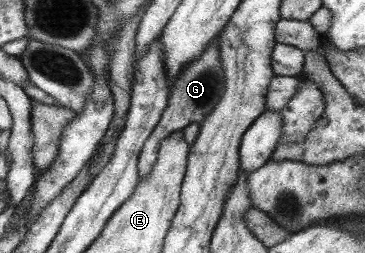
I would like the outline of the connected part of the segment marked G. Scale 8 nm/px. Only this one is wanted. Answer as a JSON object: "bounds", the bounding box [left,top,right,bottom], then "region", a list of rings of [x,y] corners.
{"bounds":[136,35,224,180],"region":[[[215,35],[191,62],[184,64],[178,70],[176,79],[172,82],[172,87],[168,92],[168,99],[160,119],[145,139],[140,150],[136,164],[138,180],[148,176],[149,171],[153,168],[161,140],[171,133],[180,132],[191,122],[200,123],[205,120],[206,115],[214,109],[214,106],[217,106],[224,82],[220,50],[218,49],[219,41],[219,35]]]}

